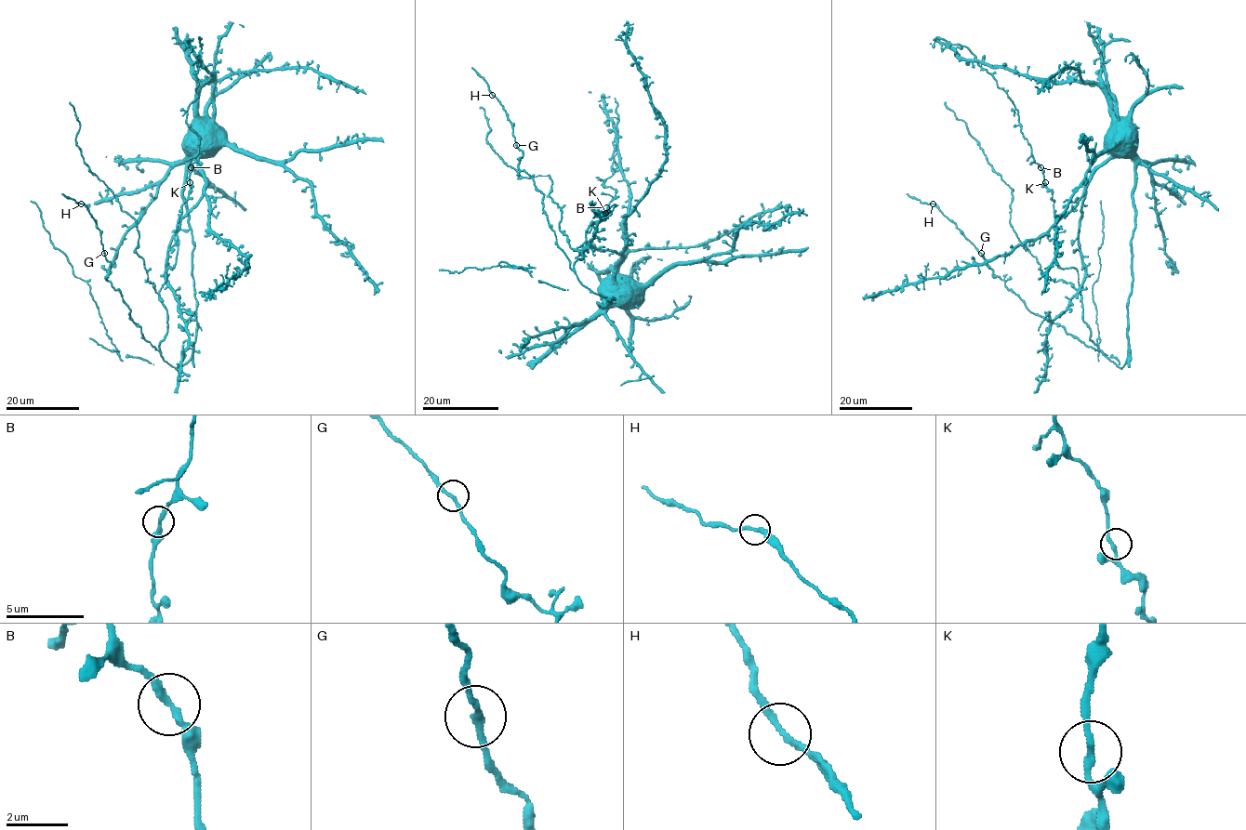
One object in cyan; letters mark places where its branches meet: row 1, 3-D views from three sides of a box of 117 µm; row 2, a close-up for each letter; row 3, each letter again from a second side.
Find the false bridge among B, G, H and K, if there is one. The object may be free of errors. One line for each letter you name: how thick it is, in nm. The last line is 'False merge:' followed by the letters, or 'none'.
False merge: none

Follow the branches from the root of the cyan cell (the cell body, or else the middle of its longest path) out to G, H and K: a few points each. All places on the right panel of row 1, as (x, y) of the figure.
G: (1111, 131), (1133, 160), (1133, 289), (1128, 358), (1121, 367), (1061, 325), (1033, 313), (993, 272), (981, 253)
H: (1111, 131), (1133, 160), (1133, 289), (1128, 358), (1121, 367), (1061, 325), (1033, 313), (933, 204)
K: (1111, 131), (1111, 102), (1096, 85), (1048, 81), (982, 64), (1017, 111), (1020, 131), (1045, 182)

